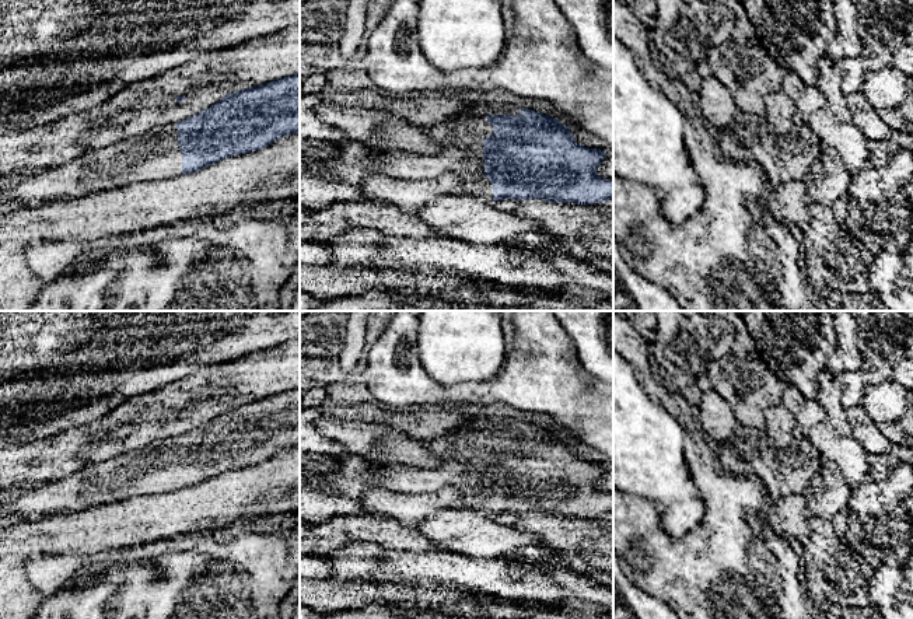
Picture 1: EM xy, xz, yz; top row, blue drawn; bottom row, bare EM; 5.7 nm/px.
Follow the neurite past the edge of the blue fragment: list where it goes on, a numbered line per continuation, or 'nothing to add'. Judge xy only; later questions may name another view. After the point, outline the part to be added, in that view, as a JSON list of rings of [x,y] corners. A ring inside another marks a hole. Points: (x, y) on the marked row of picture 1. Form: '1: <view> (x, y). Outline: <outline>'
1: xy (154, 154). Outline: [[[171,122],[106,147],[87,150],[70,162],[31,175],[0,175],[0,179],[8,179],[8,185],[0,188],[0,206],[11,200],[29,206],[64,196],[84,197],[181,175],[176,122]]]

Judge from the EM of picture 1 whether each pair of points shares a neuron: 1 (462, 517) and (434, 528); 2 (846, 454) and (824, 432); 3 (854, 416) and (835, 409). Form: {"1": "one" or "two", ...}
{"1": "one", "2": "one", "3": "two"}

